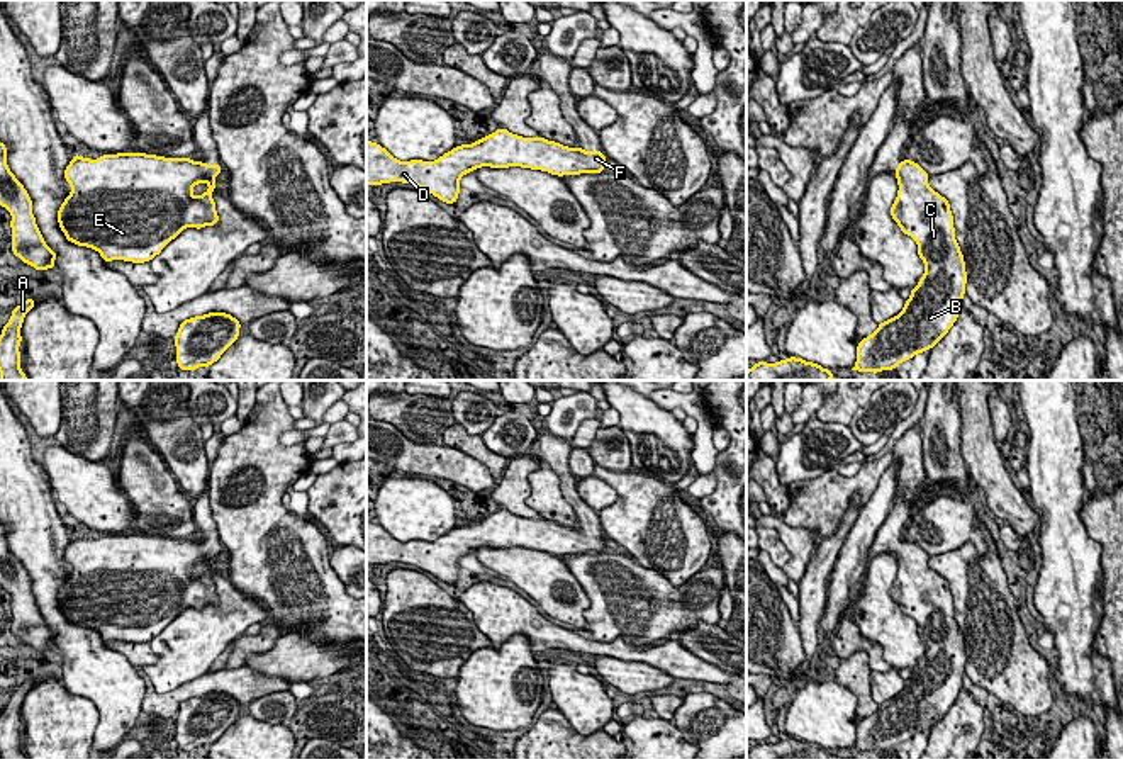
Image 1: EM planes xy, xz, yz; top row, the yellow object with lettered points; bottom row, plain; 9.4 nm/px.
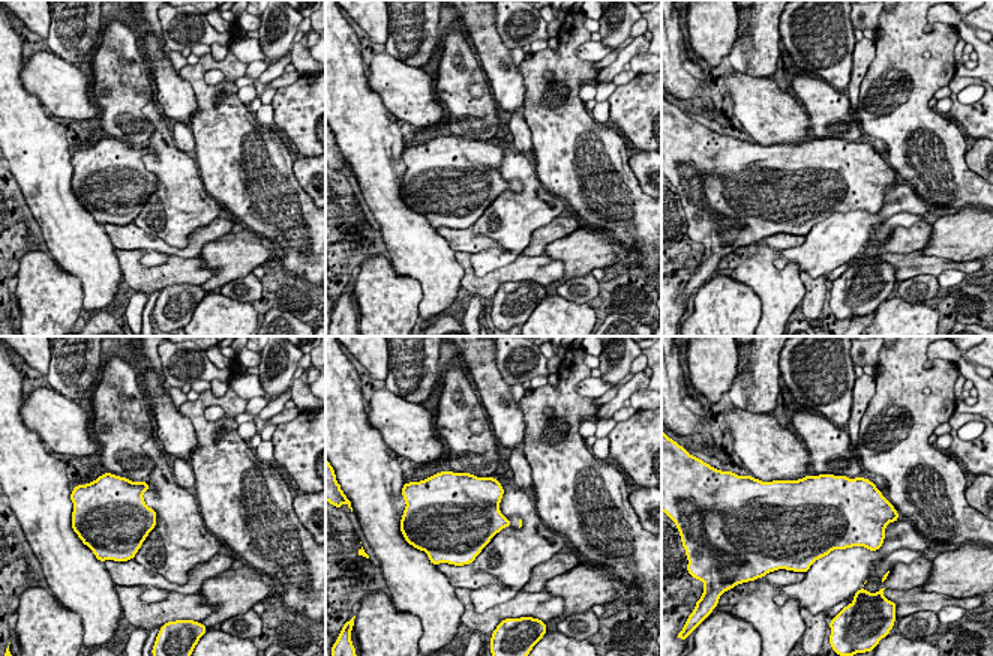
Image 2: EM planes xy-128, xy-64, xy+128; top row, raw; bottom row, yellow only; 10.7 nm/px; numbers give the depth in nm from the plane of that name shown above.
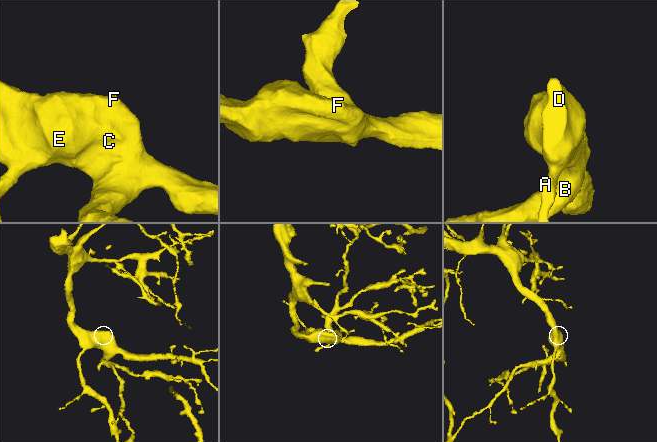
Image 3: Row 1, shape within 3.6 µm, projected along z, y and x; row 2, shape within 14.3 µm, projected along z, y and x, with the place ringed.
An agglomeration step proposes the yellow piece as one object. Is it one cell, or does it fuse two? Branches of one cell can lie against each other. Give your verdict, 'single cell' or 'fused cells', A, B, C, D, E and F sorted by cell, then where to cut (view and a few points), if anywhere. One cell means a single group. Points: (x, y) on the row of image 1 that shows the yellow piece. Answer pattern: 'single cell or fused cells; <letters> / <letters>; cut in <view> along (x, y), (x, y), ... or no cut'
single cell; A B C D E F; no cut

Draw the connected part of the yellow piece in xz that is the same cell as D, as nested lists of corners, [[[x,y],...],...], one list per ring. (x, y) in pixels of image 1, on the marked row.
[[[504,127],[477,143],[455,146],[434,161],[399,161],[378,143],[366,141],[366,185],[411,183],[446,204],[458,200],[460,178],[482,166],[521,166],[563,177],[602,173],[606,156],[601,151],[568,148],[545,138],[522,138]]]

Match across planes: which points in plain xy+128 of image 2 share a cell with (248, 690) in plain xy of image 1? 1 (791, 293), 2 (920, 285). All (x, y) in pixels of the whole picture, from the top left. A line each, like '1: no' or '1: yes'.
1: no
2: no

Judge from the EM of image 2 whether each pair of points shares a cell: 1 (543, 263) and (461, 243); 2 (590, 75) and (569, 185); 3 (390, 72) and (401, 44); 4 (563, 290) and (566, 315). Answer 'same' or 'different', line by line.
1: different
2: same
3: different
4: different

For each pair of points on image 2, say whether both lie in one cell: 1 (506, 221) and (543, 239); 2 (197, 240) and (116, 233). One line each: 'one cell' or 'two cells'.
1: two cells
2: one cell

